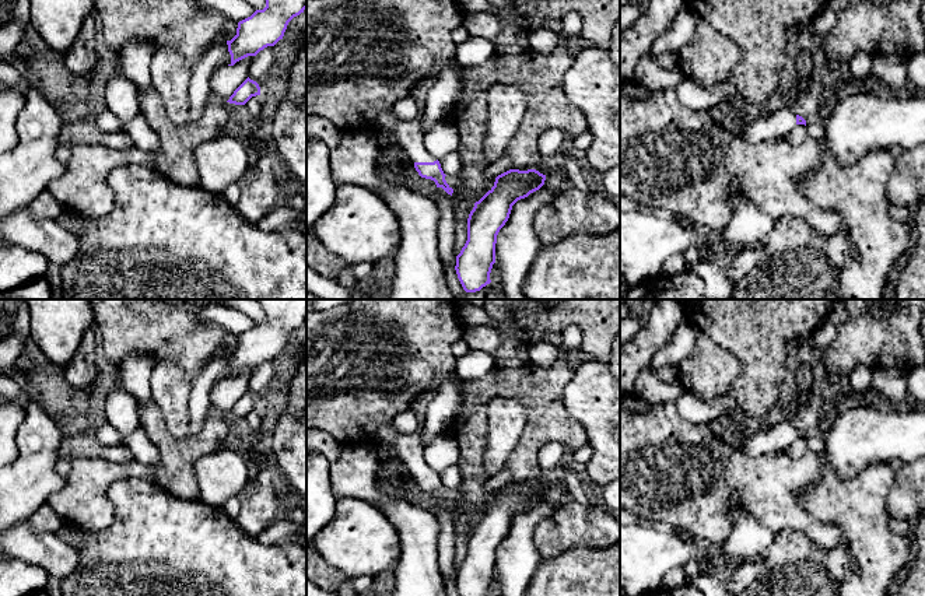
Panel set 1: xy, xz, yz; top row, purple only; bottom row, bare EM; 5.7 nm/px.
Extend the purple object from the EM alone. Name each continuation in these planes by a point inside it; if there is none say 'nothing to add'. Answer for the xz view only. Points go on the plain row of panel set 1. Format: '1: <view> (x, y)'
1: xz (409, 448)

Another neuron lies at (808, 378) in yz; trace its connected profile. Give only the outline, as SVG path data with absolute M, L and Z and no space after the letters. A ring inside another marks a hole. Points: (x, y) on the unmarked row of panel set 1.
M807 362L799 365L795 374L798 389L819 390L820 374Z

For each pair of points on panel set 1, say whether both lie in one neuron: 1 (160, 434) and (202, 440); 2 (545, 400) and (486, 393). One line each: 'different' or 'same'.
1: same
2: same

